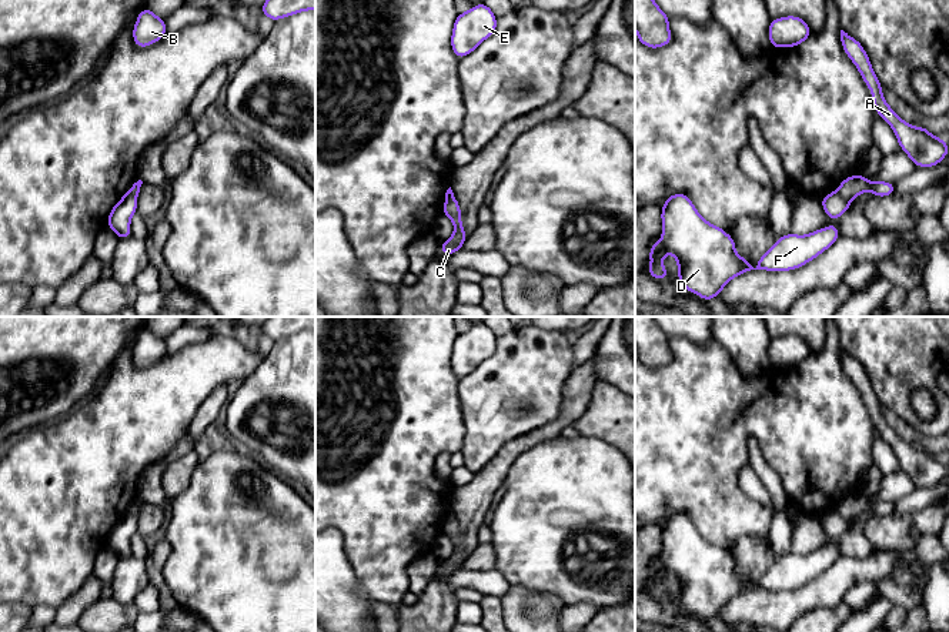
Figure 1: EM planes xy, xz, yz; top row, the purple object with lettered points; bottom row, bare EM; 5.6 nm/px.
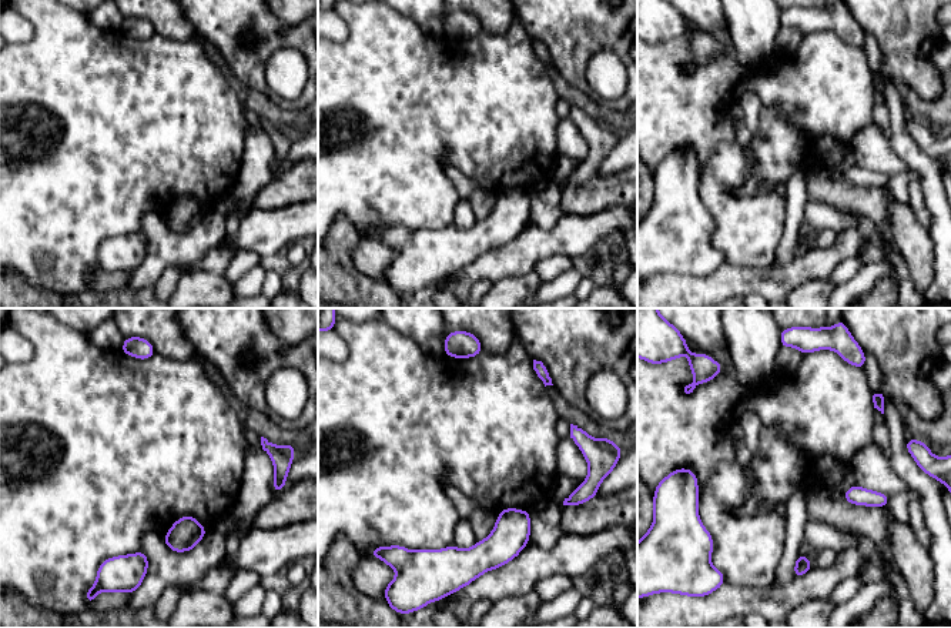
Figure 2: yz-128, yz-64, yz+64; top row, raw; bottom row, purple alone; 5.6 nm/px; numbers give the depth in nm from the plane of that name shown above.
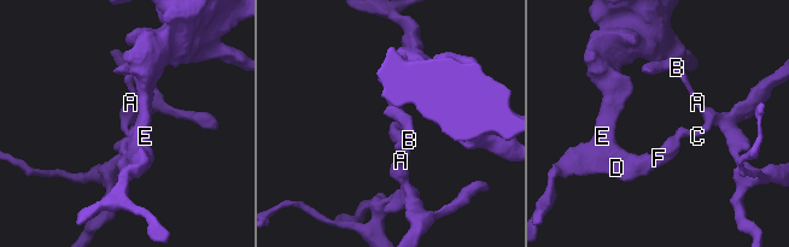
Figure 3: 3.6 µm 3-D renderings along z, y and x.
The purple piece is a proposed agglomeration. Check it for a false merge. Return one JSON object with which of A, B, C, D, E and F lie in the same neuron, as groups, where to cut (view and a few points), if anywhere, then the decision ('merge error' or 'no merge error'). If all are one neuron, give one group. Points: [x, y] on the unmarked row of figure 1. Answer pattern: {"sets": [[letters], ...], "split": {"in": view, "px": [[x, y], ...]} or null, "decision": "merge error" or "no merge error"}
{"sets": [["A", "B", "C"], ["D", "E", "F"]], "split": {"in": "yz", "px": [[835, 511], [848, 521]]}, "decision": "merge error"}

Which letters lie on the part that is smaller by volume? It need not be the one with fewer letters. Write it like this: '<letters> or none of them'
A, B, C

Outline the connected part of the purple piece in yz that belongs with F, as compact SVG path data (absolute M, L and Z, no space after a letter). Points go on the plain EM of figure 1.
M675 512L668 516L661 529L664 552L661 559L651 565L651 585L648 593L656 599L669 598L662 583L666 574L674 574L678 582L678 599L682 606L705 621L714 619L726 603L751 589L765 591L792 591L815 579L828 569L841 555L836 545L828 545L806 555L788 552L779 556L776 562L758 579L753 588L748 579L735 571L735 559L725 549L708 542L695 528L686 514Z

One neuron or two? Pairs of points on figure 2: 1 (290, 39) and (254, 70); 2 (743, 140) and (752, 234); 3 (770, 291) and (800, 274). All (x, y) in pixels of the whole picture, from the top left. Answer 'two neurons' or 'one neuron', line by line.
1: one neuron
2: two neurons
3: one neuron

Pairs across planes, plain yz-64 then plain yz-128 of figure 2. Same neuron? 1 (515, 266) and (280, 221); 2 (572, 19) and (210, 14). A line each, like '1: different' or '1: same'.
1: same
2: same

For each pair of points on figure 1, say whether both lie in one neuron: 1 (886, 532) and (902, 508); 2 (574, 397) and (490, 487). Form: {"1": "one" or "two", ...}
{"1": "two", "2": "one"}

